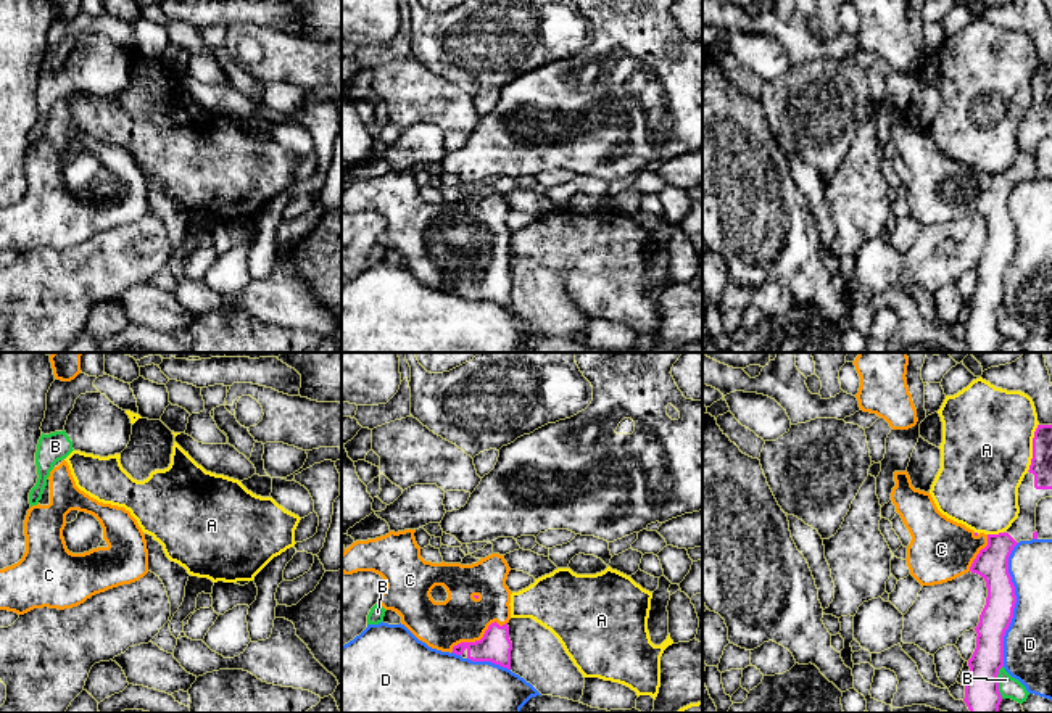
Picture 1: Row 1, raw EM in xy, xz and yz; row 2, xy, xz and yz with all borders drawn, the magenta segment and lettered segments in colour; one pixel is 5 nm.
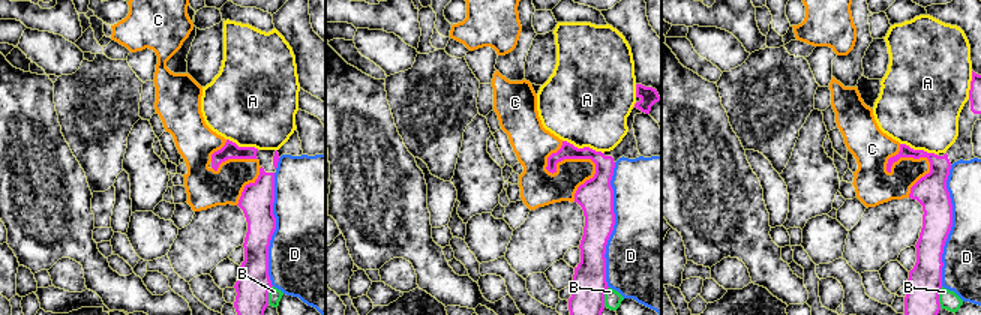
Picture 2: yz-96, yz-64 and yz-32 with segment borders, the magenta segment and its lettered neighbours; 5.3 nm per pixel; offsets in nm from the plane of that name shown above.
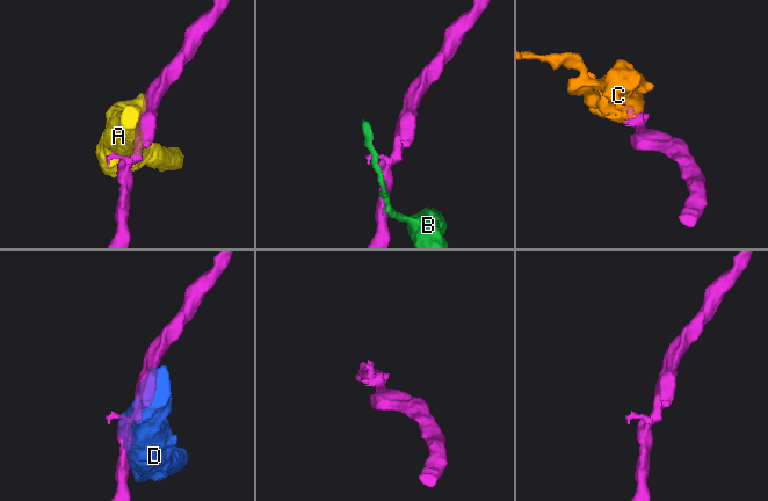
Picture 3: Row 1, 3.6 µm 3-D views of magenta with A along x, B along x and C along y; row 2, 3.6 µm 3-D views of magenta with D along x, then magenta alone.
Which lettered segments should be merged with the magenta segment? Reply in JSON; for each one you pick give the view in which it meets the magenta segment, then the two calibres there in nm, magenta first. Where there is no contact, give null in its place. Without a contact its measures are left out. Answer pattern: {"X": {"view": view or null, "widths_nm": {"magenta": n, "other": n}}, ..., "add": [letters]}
{"C": {"view": "xz", "widths_nm": {"magenta": 160, "other": 240}}, "add": ["C"]}

